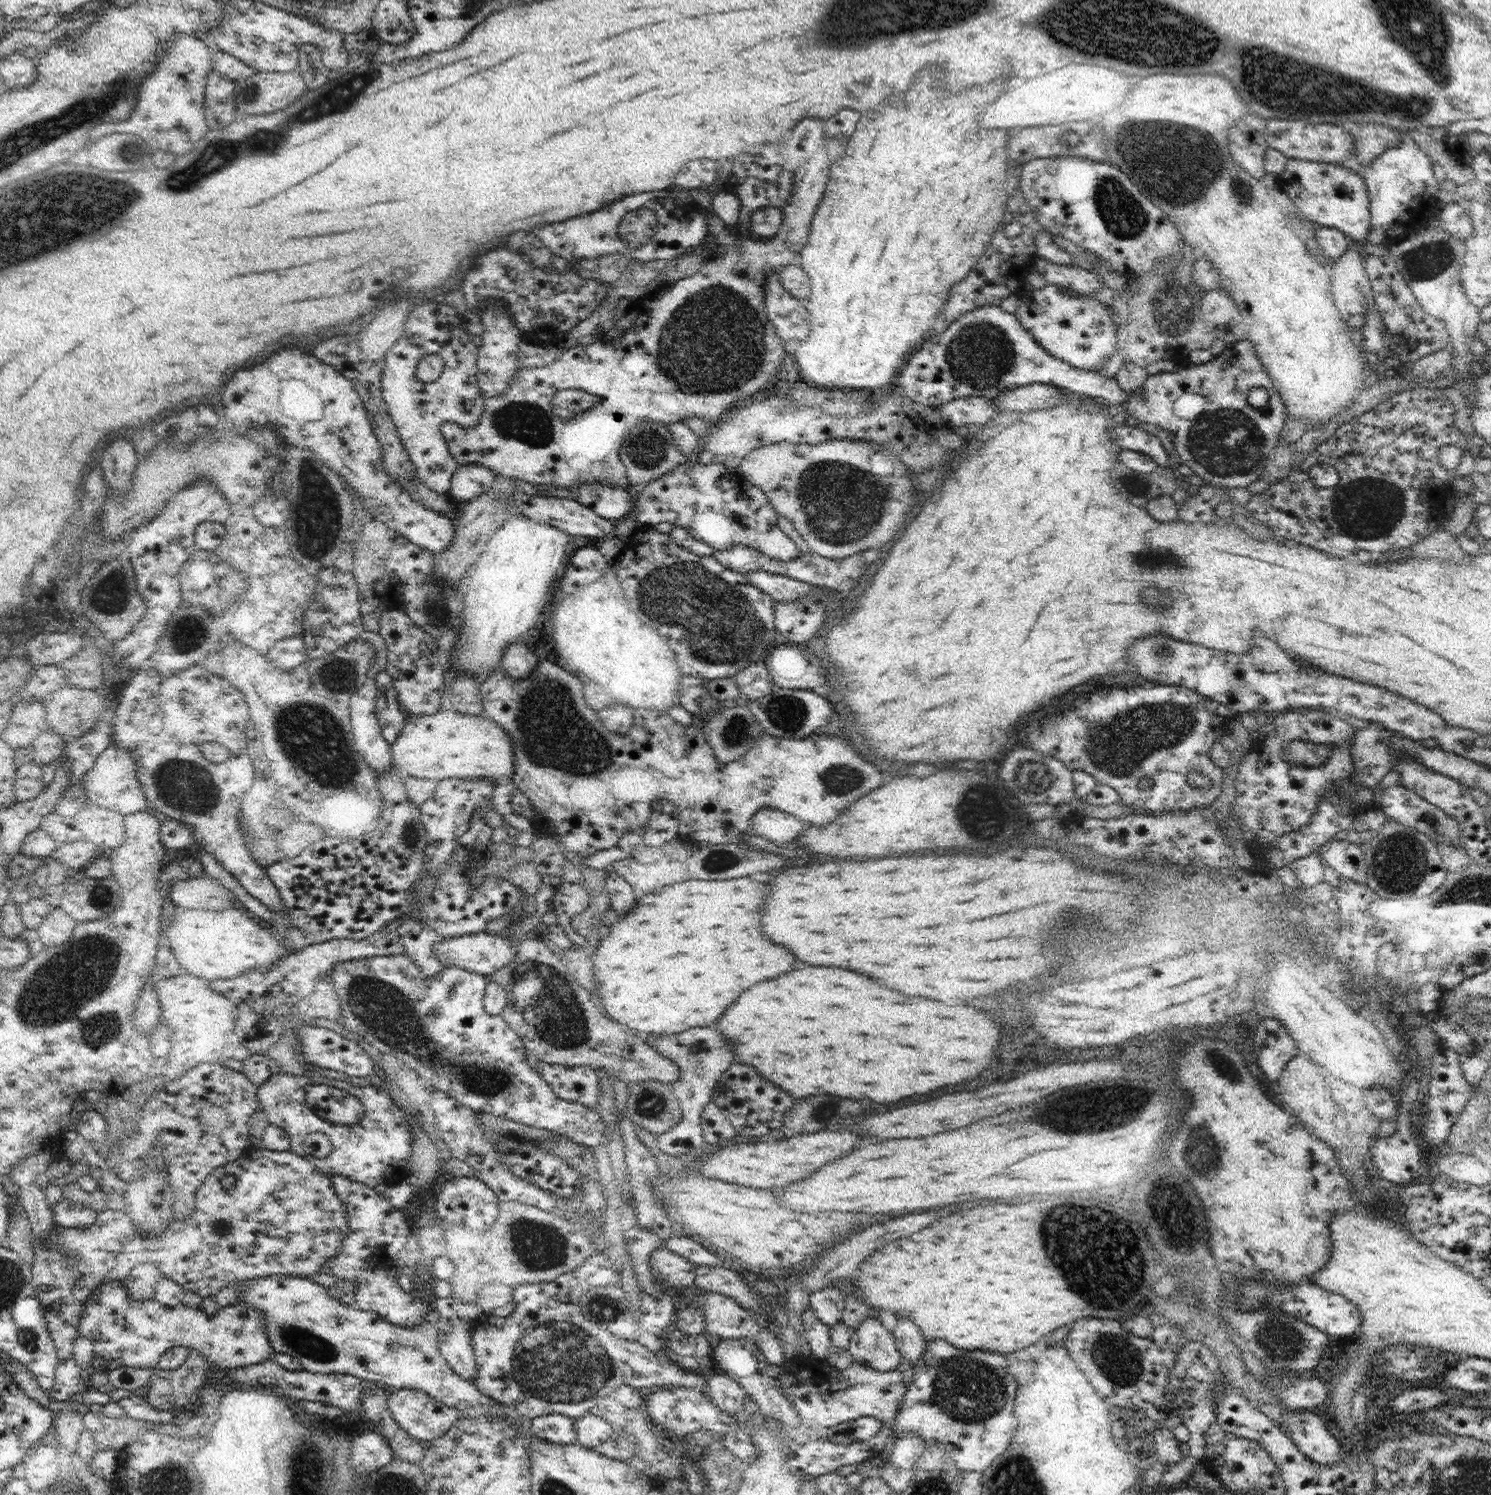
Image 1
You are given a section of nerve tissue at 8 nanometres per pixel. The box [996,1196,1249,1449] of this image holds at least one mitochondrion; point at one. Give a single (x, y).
(1097, 1259)

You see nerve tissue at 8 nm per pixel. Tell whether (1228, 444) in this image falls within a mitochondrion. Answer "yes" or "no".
yes

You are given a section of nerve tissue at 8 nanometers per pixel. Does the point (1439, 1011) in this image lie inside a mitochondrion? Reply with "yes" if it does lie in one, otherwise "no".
no

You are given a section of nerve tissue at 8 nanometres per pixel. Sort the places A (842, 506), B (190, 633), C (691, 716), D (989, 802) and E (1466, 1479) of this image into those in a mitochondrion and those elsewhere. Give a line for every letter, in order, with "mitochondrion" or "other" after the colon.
A: mitochondrion
B: mitochondrion
C: other
D: mitochondrion
E: mitochondrion

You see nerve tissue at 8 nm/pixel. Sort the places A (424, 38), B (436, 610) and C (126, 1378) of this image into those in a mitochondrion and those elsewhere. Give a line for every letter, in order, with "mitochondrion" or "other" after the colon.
A: other
B: mitochondrion
C: other

